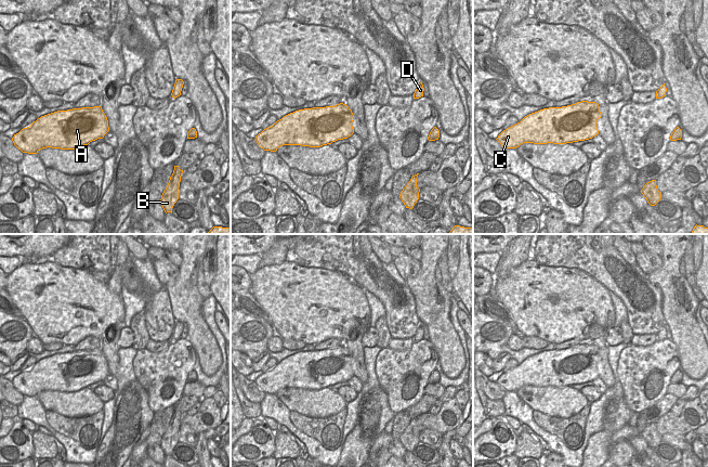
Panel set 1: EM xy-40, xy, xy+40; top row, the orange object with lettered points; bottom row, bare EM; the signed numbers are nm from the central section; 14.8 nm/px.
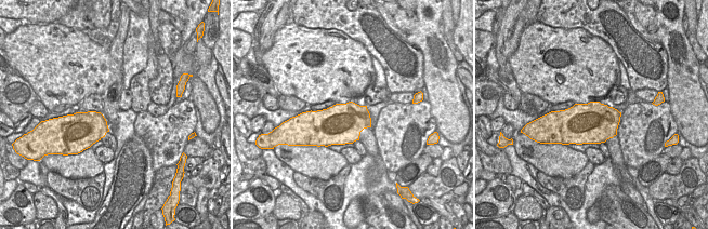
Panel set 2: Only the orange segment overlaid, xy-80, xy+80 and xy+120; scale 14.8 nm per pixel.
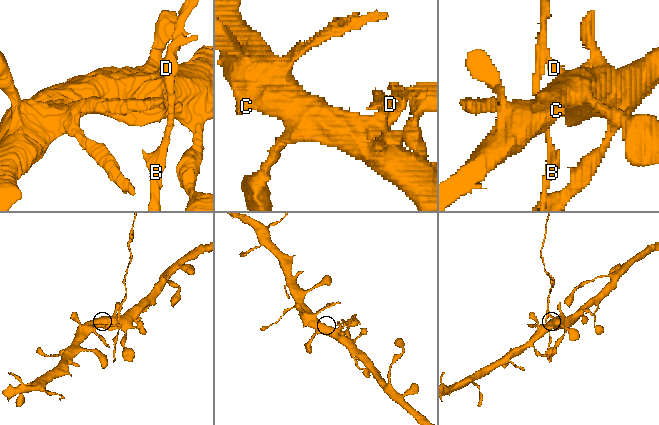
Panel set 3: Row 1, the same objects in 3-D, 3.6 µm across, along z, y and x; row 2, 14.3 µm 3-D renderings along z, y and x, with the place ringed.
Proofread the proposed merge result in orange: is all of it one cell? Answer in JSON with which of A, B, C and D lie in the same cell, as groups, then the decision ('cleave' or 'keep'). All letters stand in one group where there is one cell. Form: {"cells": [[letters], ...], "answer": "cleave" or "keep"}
{"cells": [["A", "C"], ["B", "D"]], "answer": "cleave"}

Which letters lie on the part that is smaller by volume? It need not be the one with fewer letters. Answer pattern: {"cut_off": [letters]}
{"cut_off": ["B", "D"]}

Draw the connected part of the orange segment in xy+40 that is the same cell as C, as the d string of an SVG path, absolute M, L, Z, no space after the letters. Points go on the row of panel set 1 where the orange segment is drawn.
M581 101L562 107L549 107L525 116L503 130L496 139L506 148L523 143L566 144L599 134L596 121L602 117L595 102Z

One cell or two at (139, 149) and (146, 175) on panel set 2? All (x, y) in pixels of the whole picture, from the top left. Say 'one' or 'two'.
one

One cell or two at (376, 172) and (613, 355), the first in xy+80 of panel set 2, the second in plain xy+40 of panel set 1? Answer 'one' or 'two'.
two

